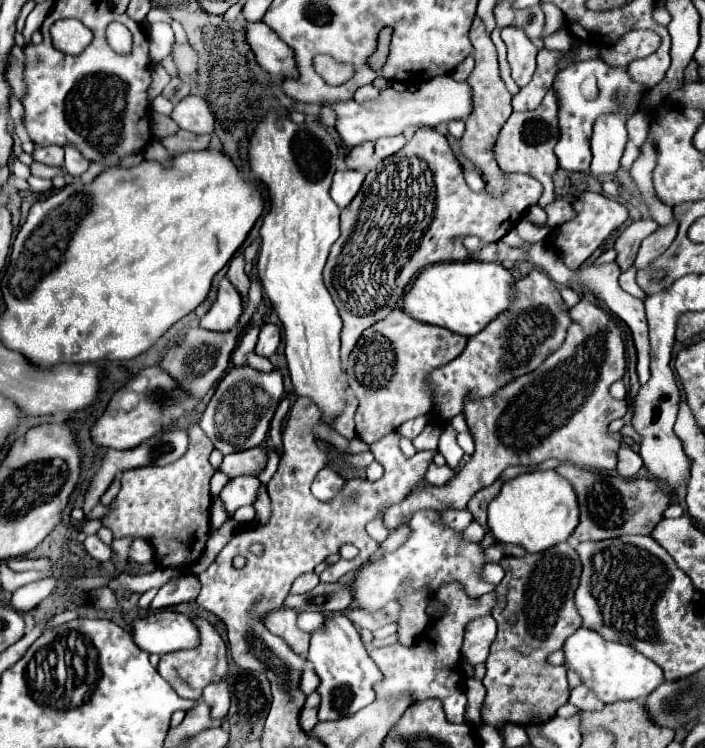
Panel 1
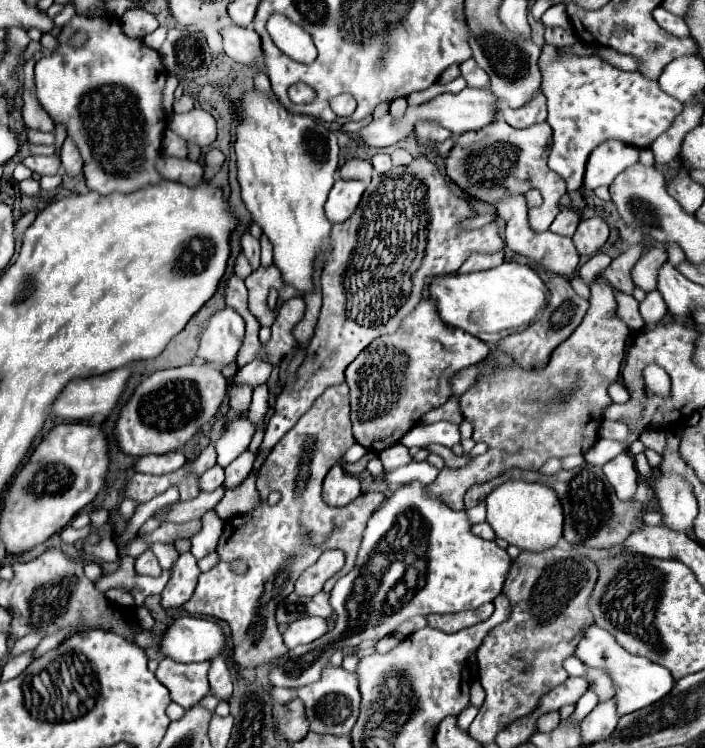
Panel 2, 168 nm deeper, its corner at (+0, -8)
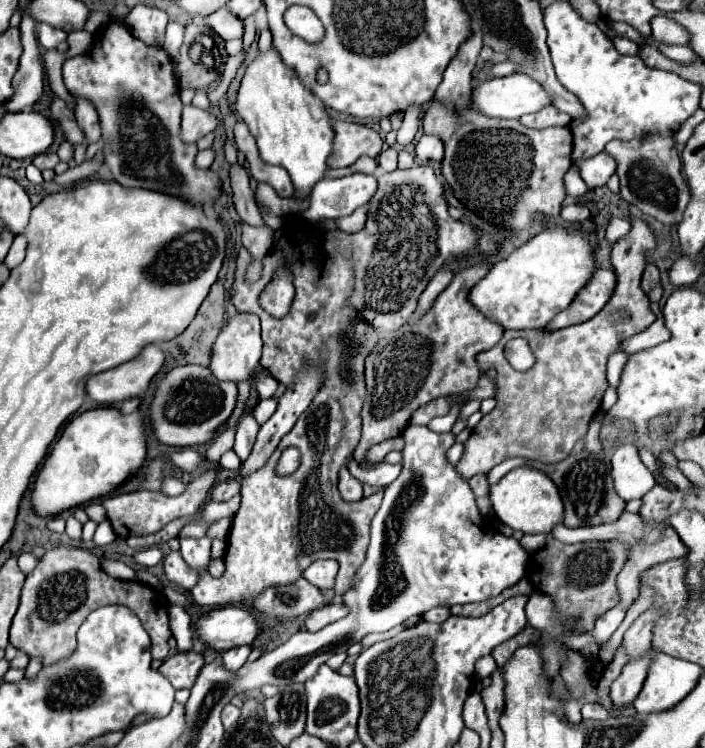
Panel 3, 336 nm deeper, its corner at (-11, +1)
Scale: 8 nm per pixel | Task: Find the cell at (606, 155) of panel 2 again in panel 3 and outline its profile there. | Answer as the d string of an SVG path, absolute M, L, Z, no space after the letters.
M599 152L587 160L577 160L575 166L579 168L579 176L589 188L603 186L609 180L609 176L615 174L615 160L605 152Z

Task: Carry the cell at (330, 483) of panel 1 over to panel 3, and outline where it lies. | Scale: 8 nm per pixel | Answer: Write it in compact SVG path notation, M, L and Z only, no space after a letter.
M341 468L339 472L339 494L343 500L357 502L363 498L363 486L359 480L355 480L347 468Z

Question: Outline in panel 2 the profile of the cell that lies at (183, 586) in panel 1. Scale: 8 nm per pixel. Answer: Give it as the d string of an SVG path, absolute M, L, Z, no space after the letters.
M182 553L178 561L172 565L172 577L162 591L162 609L182 607L196 589L196 579L200 569L196 565L196 557L192 553Z

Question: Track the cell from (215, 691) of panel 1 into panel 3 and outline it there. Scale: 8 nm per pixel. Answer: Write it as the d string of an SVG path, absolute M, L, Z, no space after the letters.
M235 646L235 648L223 652L223 664L225 664L225 668L235 672L247 662L249 654L251 654L251 646Z

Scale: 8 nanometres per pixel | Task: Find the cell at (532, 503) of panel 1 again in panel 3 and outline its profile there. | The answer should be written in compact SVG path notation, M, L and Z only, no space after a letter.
M529 466L513 468L511 472L507 472L497 484L491 486L489 500L497 518L513 530L521 530L523 534L549 534L553 526L563 520L563 502L553 480Z

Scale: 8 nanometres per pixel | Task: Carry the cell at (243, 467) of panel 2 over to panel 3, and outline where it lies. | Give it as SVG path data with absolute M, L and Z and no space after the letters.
M245 414L235 428L235 444L233 444L233 450L241 460L247 460L247 456L251 454L257 432L259 432L259 424L255 422L253 414Z

